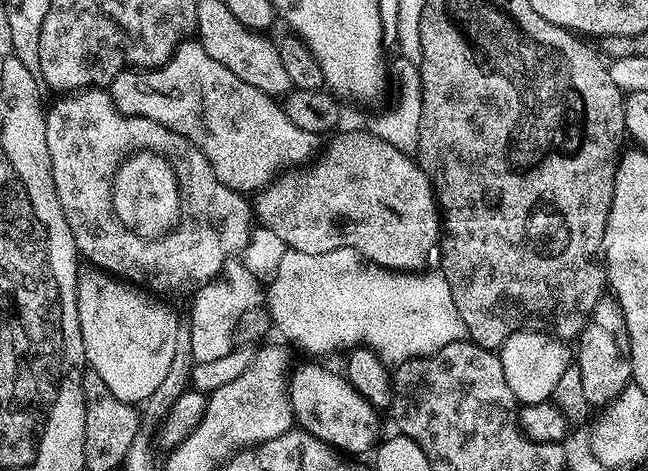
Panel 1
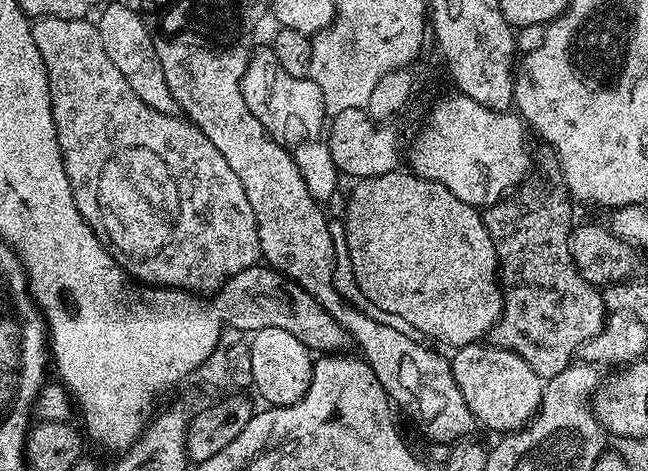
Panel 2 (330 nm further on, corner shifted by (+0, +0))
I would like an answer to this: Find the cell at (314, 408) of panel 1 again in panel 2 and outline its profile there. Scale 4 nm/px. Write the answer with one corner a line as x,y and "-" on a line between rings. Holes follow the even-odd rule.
263,328
251,333
248,349
250,367
254,370
252,388
265,400
265,405
285,408
308,393
314,356
307,346
298,342
296,334
289,334
287,330
277,328

